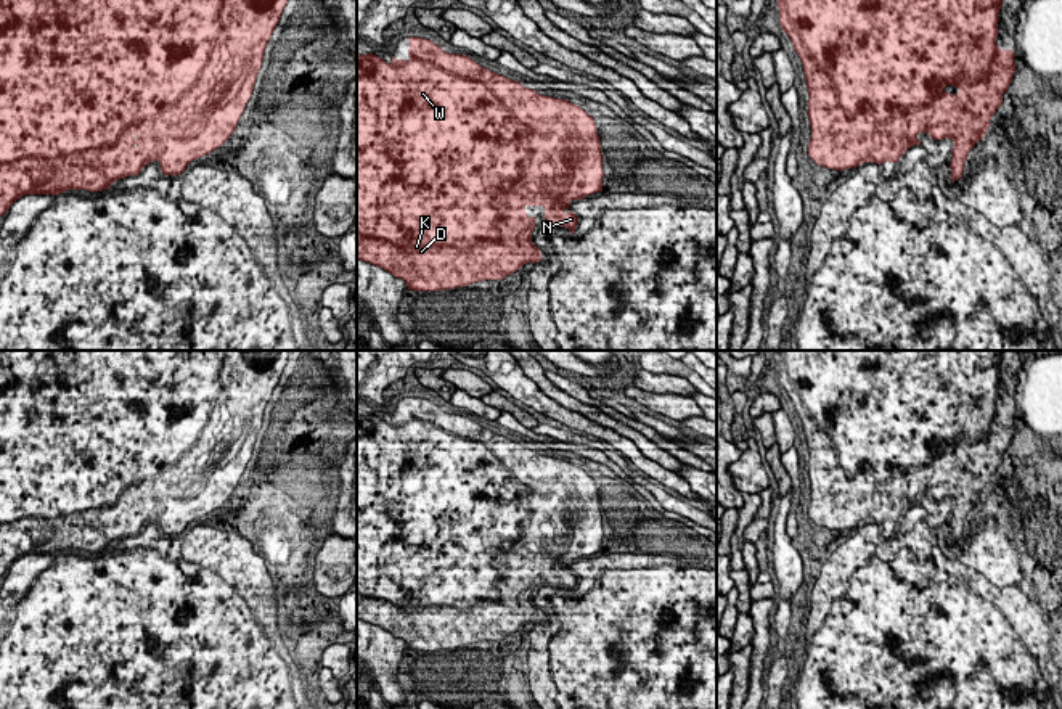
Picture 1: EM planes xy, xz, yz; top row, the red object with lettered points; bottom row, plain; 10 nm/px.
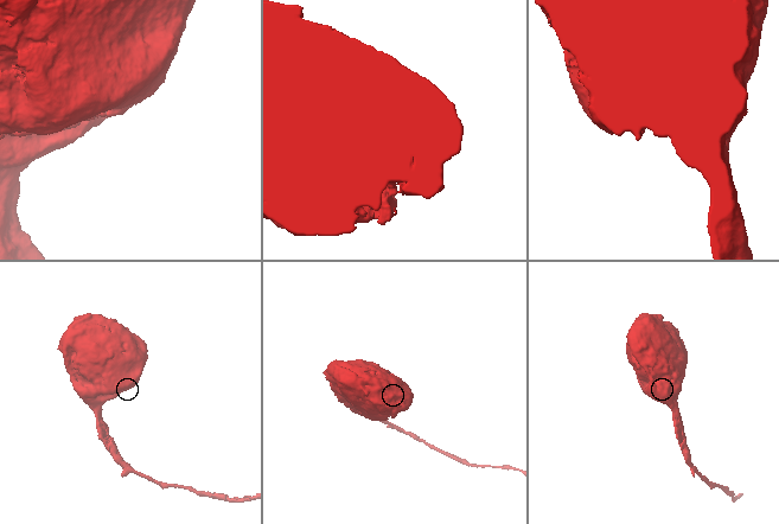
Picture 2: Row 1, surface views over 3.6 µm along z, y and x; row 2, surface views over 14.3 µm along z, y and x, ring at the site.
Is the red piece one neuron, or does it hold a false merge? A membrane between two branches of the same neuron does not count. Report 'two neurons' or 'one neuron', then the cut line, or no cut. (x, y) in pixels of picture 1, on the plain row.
one neuron | no cut

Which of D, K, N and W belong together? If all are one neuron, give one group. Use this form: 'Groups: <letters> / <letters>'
Groups: D K N W

